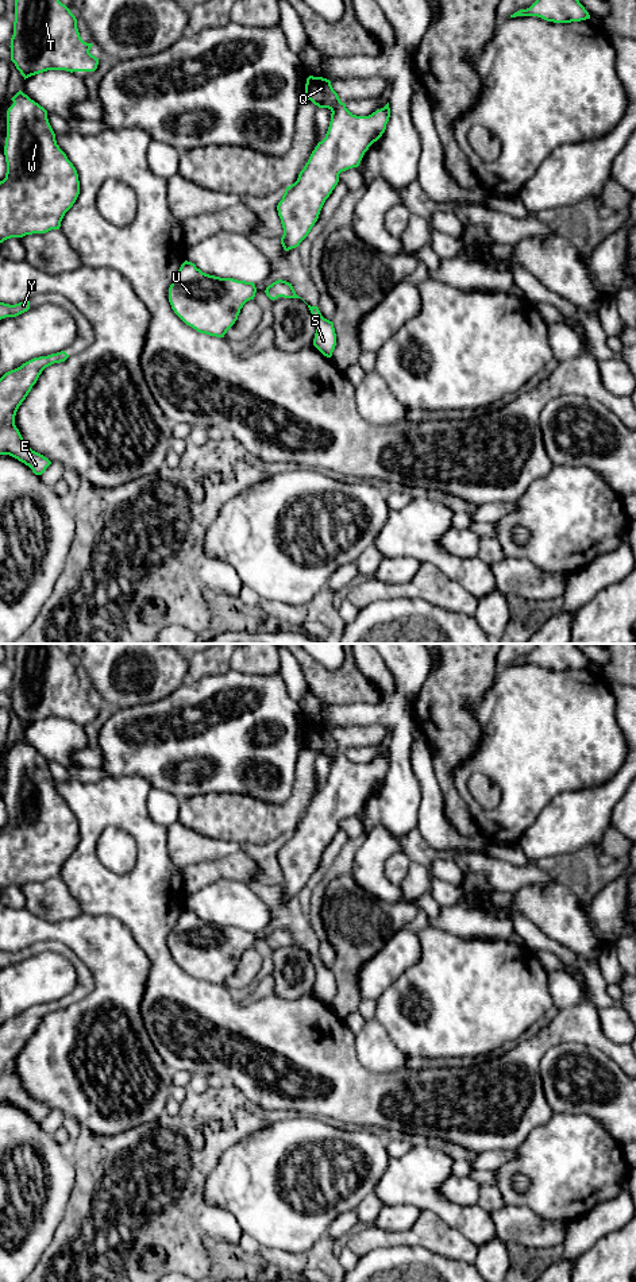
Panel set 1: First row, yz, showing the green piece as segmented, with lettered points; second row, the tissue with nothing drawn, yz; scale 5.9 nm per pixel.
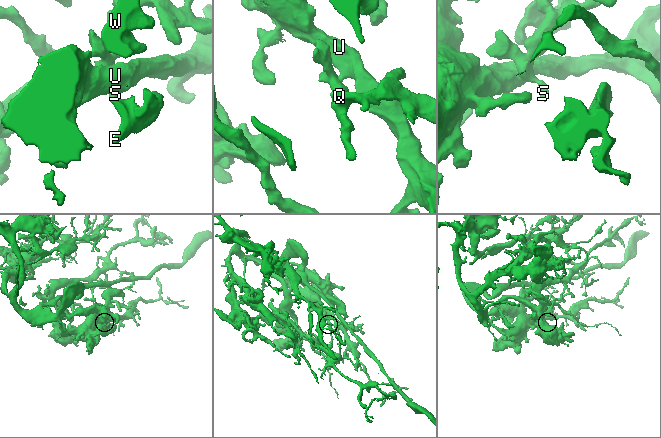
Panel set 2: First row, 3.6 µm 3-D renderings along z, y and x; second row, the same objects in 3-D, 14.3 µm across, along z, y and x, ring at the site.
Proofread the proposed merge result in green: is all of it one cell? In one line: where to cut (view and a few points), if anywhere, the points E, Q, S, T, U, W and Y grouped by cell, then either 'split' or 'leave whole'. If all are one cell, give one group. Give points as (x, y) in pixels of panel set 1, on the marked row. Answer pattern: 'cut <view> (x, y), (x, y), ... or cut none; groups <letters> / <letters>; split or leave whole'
cut none; groups E Q S T U W Y; leave whole

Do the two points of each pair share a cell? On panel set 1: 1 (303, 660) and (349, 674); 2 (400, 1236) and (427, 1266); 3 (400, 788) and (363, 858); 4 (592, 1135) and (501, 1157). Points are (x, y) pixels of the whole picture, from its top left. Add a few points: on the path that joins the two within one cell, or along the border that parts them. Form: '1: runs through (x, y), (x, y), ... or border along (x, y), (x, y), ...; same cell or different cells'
1: runs through (313, 671), (319, 676), (338, 676); same cell
2: border along (377, 1247), (424, 1246), (439, 1254); different cells
3: border along (365, 834), (382, 825), (401, 842); different cells
4: border along (516, 1151), (512, 1158), (496, 1169); different cells

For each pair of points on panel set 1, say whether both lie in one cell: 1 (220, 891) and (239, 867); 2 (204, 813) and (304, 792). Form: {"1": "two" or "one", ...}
{"1": "two", "2": "one"}

